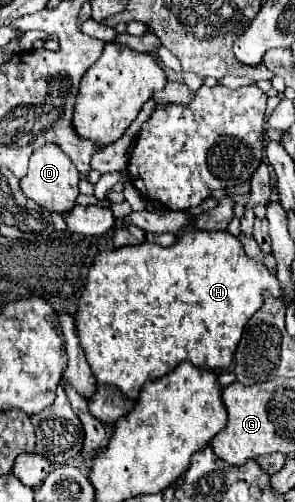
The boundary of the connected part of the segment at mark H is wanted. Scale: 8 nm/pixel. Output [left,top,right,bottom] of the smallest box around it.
[75,231,275,399]

